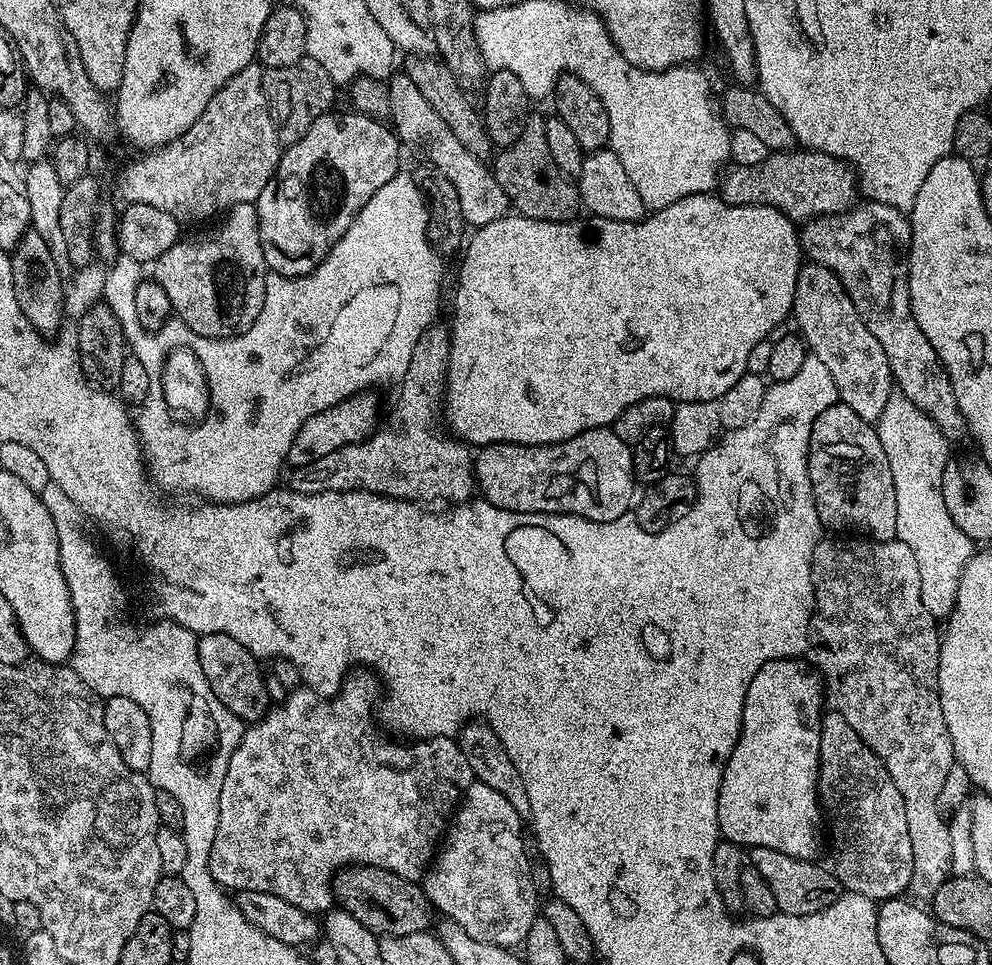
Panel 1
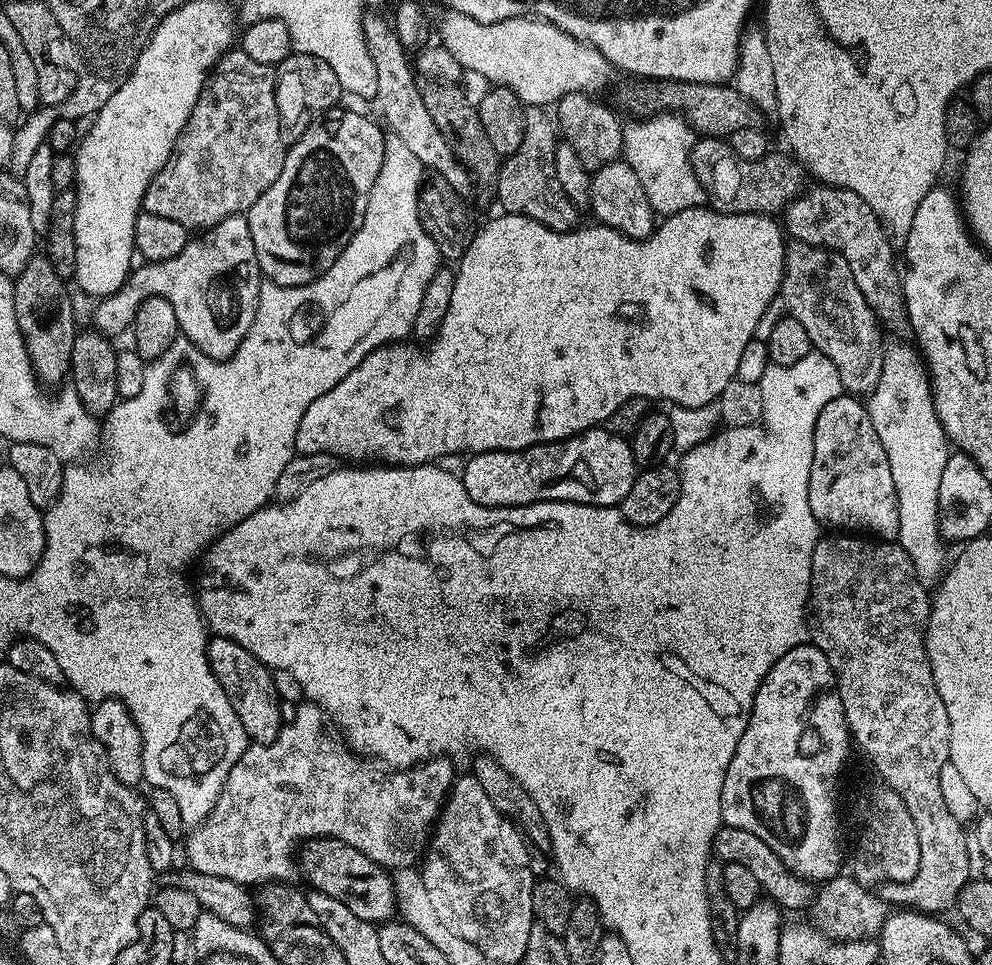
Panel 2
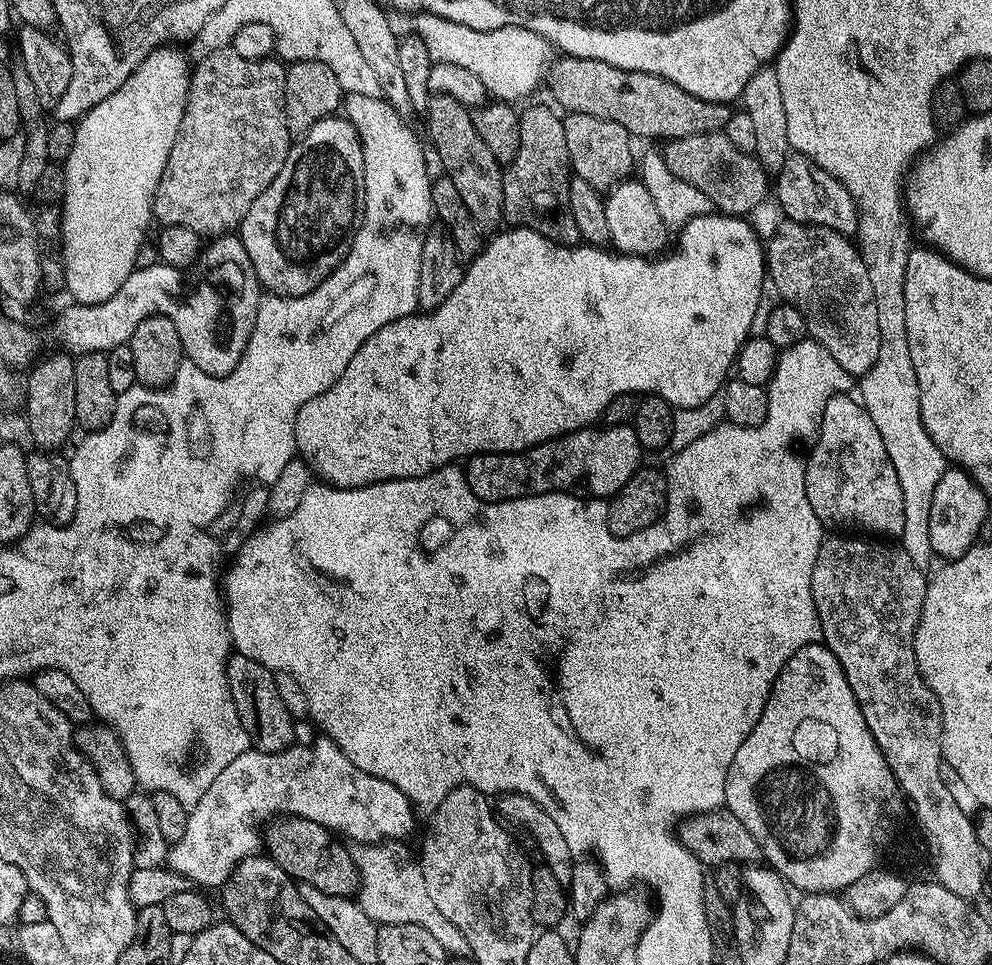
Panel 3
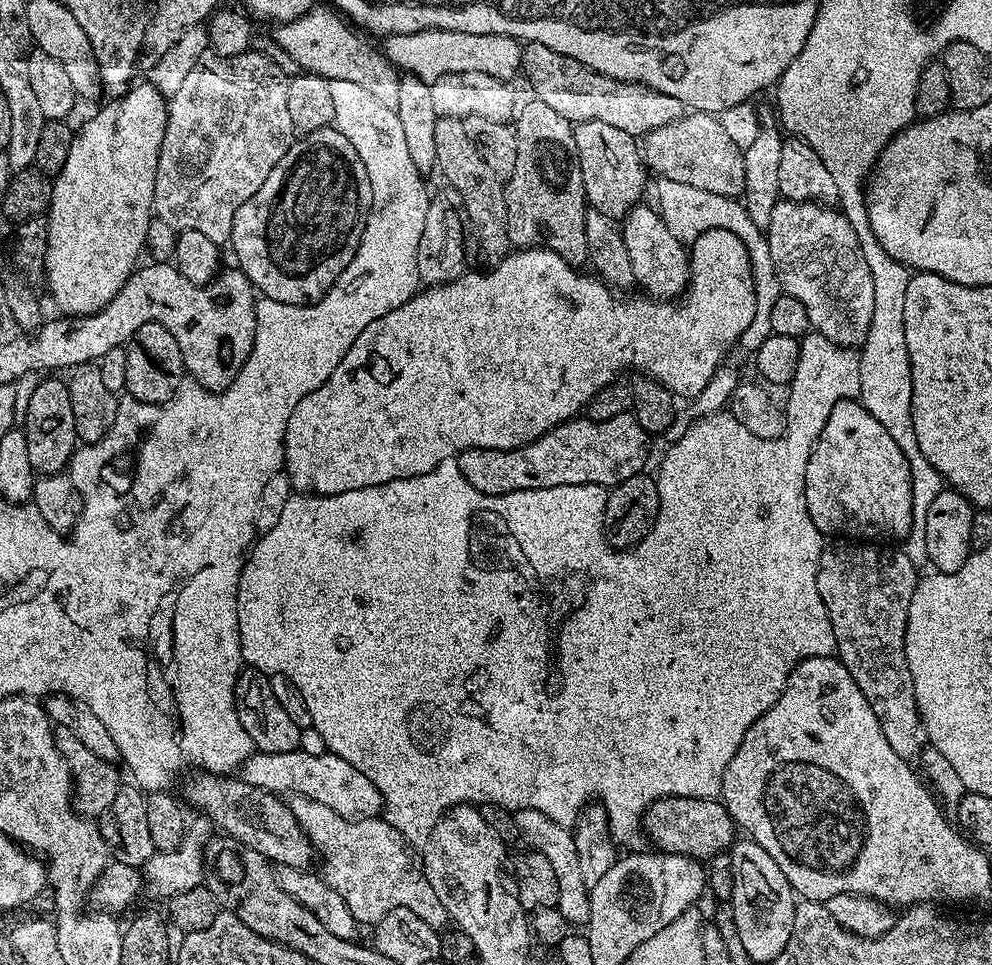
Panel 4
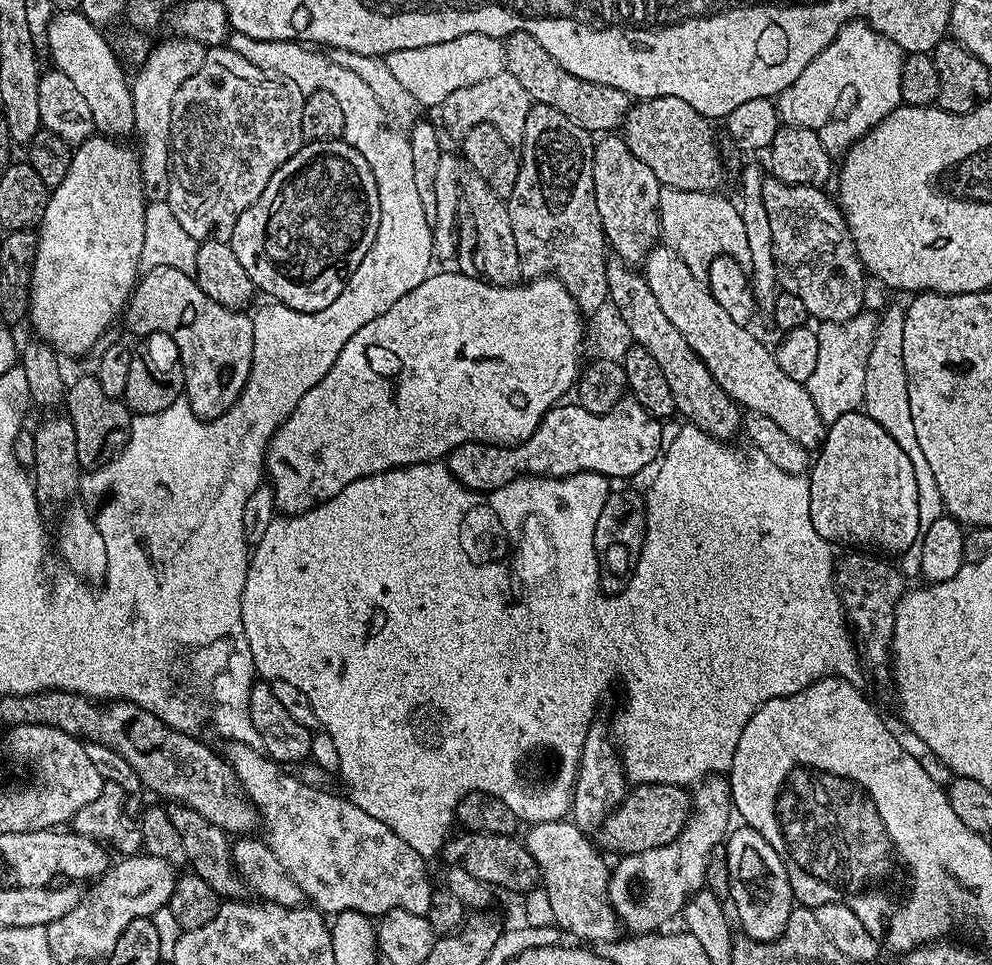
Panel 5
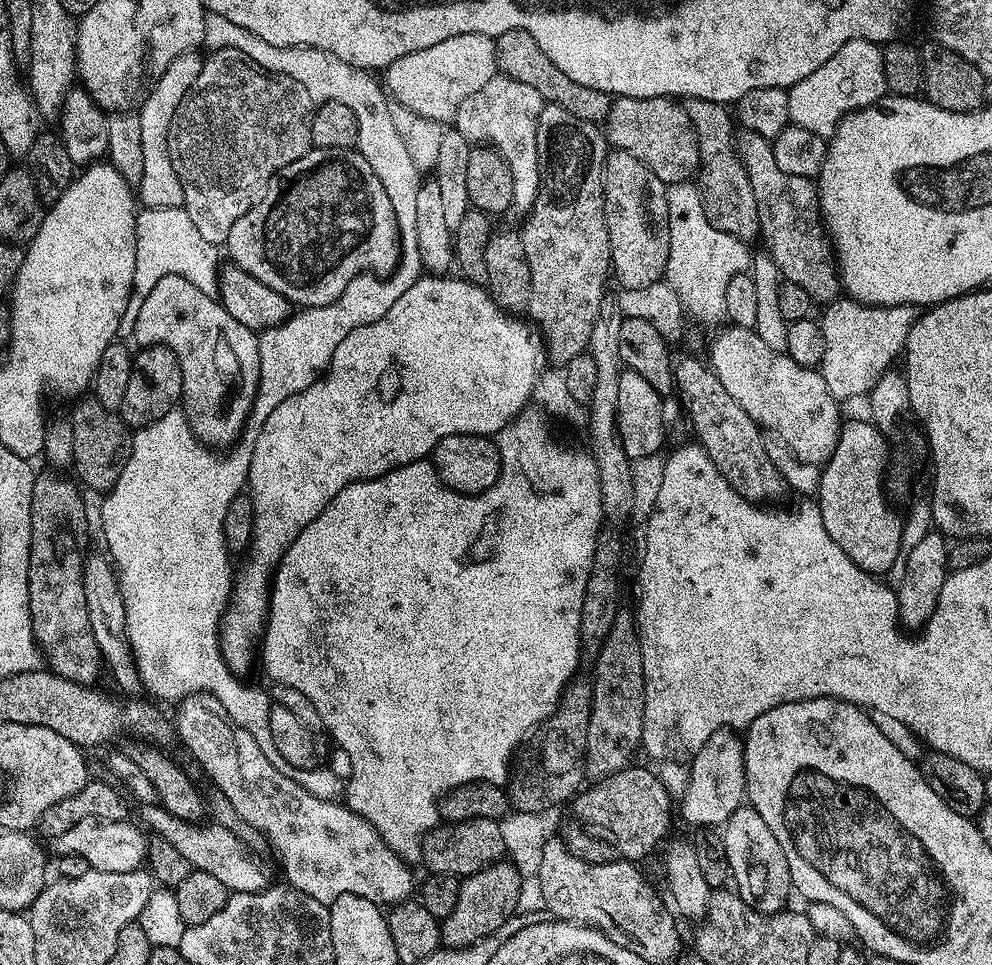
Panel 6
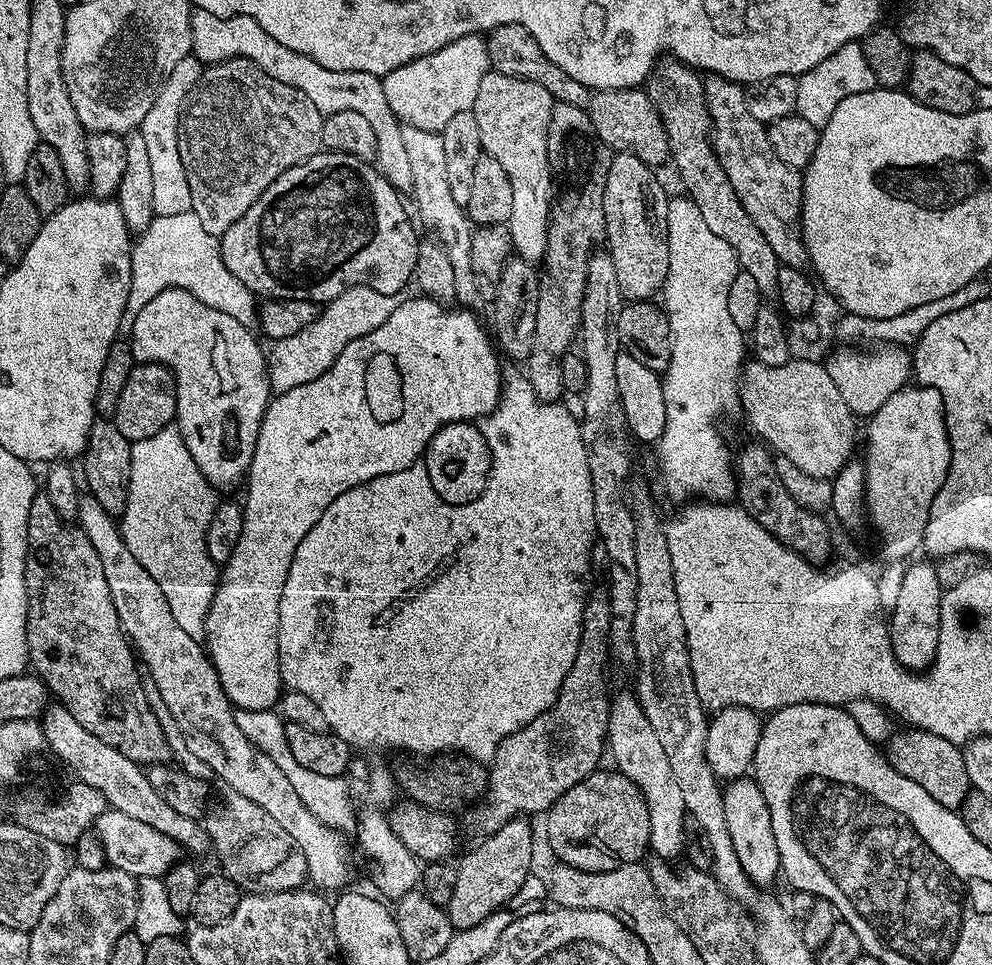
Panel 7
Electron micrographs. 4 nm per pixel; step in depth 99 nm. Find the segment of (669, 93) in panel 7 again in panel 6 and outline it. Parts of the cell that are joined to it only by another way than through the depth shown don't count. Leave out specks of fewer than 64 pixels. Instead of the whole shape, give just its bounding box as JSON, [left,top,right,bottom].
[683,99,760,242]

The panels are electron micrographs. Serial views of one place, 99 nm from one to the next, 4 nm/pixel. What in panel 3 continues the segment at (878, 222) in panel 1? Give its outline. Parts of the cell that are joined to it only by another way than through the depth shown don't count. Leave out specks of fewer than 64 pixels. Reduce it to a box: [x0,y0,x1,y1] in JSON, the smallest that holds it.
[774,154,858,237]

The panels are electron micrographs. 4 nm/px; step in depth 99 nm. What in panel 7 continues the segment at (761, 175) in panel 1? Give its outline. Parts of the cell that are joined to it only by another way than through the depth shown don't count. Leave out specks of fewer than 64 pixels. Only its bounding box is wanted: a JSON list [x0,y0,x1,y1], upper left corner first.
[586,88,669,166]

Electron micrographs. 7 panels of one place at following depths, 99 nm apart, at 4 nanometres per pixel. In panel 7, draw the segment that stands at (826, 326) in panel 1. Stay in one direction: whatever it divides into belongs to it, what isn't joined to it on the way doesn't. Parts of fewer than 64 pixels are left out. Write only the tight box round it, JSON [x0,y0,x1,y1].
[706,75,808,268]

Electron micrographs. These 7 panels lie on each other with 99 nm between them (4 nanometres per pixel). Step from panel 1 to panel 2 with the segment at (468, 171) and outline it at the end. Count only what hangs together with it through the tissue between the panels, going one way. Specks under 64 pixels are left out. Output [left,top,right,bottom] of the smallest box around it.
[364,15,474,197]

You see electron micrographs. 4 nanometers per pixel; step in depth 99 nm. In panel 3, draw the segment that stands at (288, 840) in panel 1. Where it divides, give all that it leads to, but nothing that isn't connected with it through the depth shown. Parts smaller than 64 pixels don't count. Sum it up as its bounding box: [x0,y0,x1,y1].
[167,738,418,889]

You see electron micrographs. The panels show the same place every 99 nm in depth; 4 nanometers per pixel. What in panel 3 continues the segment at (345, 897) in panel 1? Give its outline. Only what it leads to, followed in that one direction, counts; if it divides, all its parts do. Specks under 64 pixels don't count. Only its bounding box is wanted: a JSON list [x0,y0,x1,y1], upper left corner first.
[262,816,360,897]

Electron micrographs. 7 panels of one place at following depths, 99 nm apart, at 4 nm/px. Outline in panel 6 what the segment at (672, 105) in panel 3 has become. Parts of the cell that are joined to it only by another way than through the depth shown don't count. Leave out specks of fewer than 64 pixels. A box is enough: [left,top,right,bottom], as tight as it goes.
[495,30,613,125]

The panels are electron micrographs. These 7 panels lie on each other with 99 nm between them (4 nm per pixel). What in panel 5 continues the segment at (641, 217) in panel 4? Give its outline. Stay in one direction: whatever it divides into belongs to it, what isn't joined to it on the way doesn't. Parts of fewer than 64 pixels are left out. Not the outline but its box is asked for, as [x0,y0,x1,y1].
[642,242,826,450]

